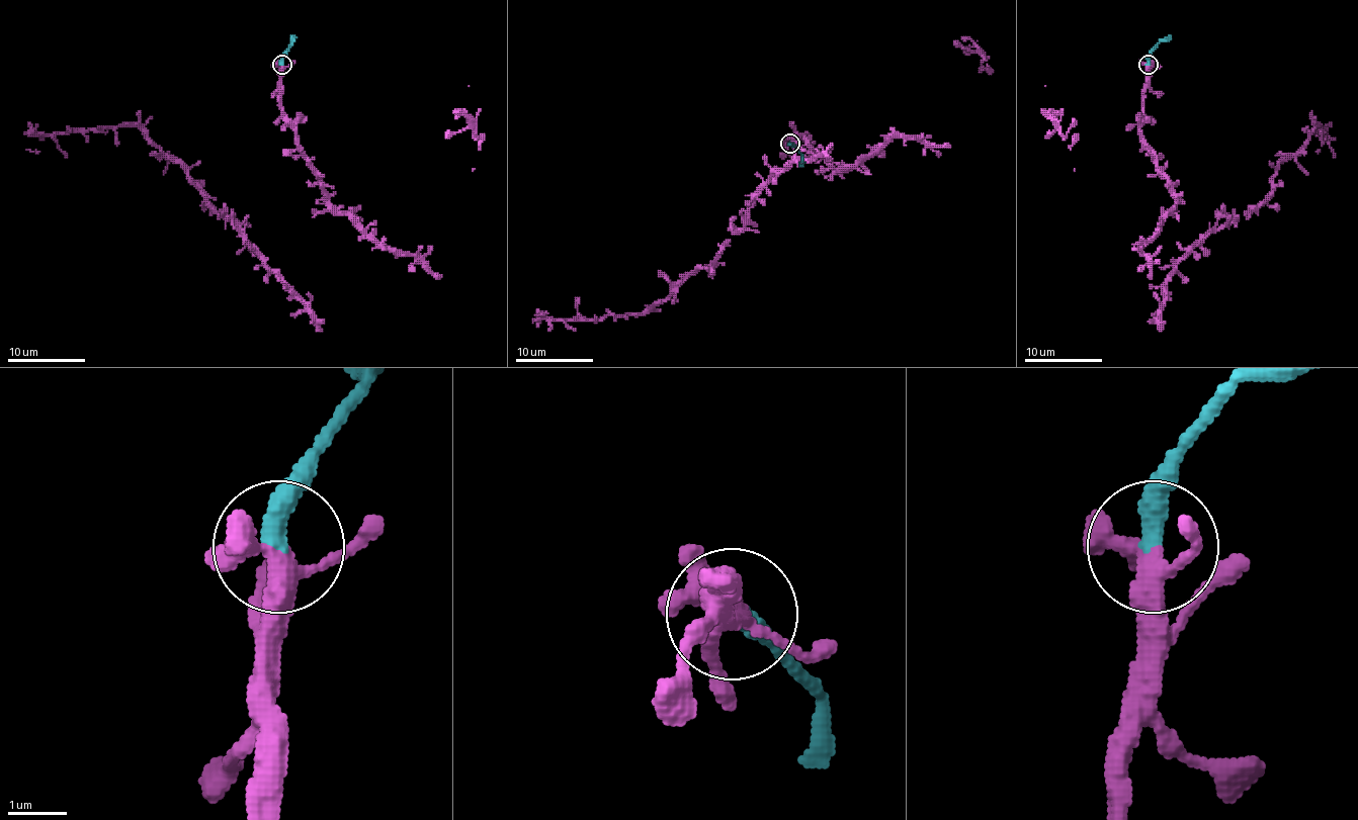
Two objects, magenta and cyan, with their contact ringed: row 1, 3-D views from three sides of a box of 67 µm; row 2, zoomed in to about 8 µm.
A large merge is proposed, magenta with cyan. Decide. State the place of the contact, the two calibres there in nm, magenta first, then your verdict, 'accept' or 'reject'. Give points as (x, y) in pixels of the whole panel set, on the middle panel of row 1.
place (790, 144); calibres 320 and 400 nm; accept

